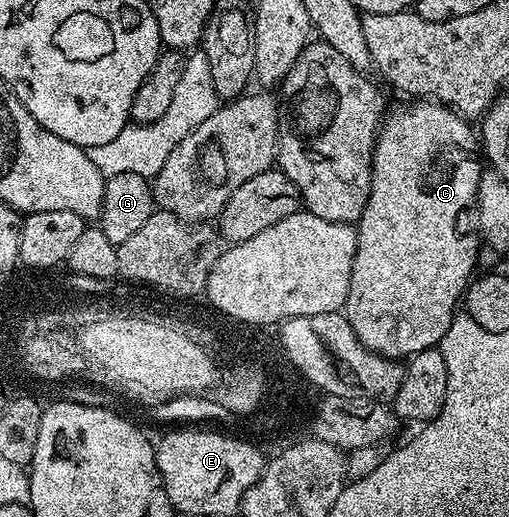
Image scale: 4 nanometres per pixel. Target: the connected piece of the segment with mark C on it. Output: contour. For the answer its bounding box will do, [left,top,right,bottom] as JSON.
[344,98,484,361]

